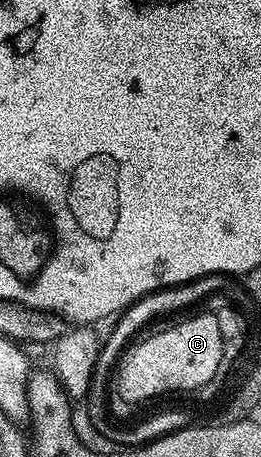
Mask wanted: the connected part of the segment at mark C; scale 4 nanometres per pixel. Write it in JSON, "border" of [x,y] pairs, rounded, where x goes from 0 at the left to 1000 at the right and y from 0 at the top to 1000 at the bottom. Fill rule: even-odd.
{"border":[[[805,683],[728,691],[625,726],[590,726],[563,744],[502,751],[460,781],[464,856],[525,880],[621,867],[632,858],[713,858],[812,832],[847,792],[847,735],[831,696]]]}

